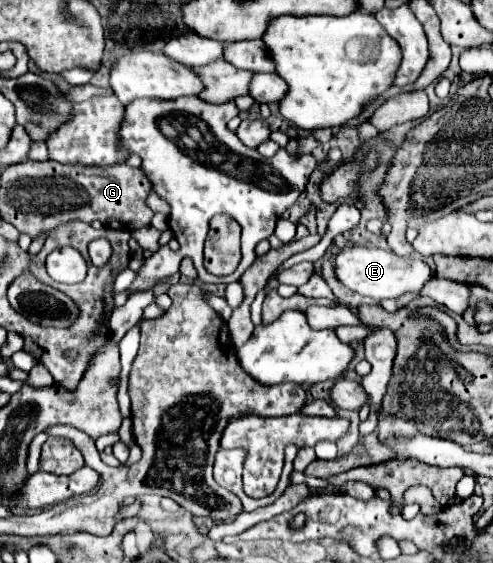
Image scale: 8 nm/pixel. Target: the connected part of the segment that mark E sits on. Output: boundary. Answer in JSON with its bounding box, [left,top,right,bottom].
[335,246,433,300]

